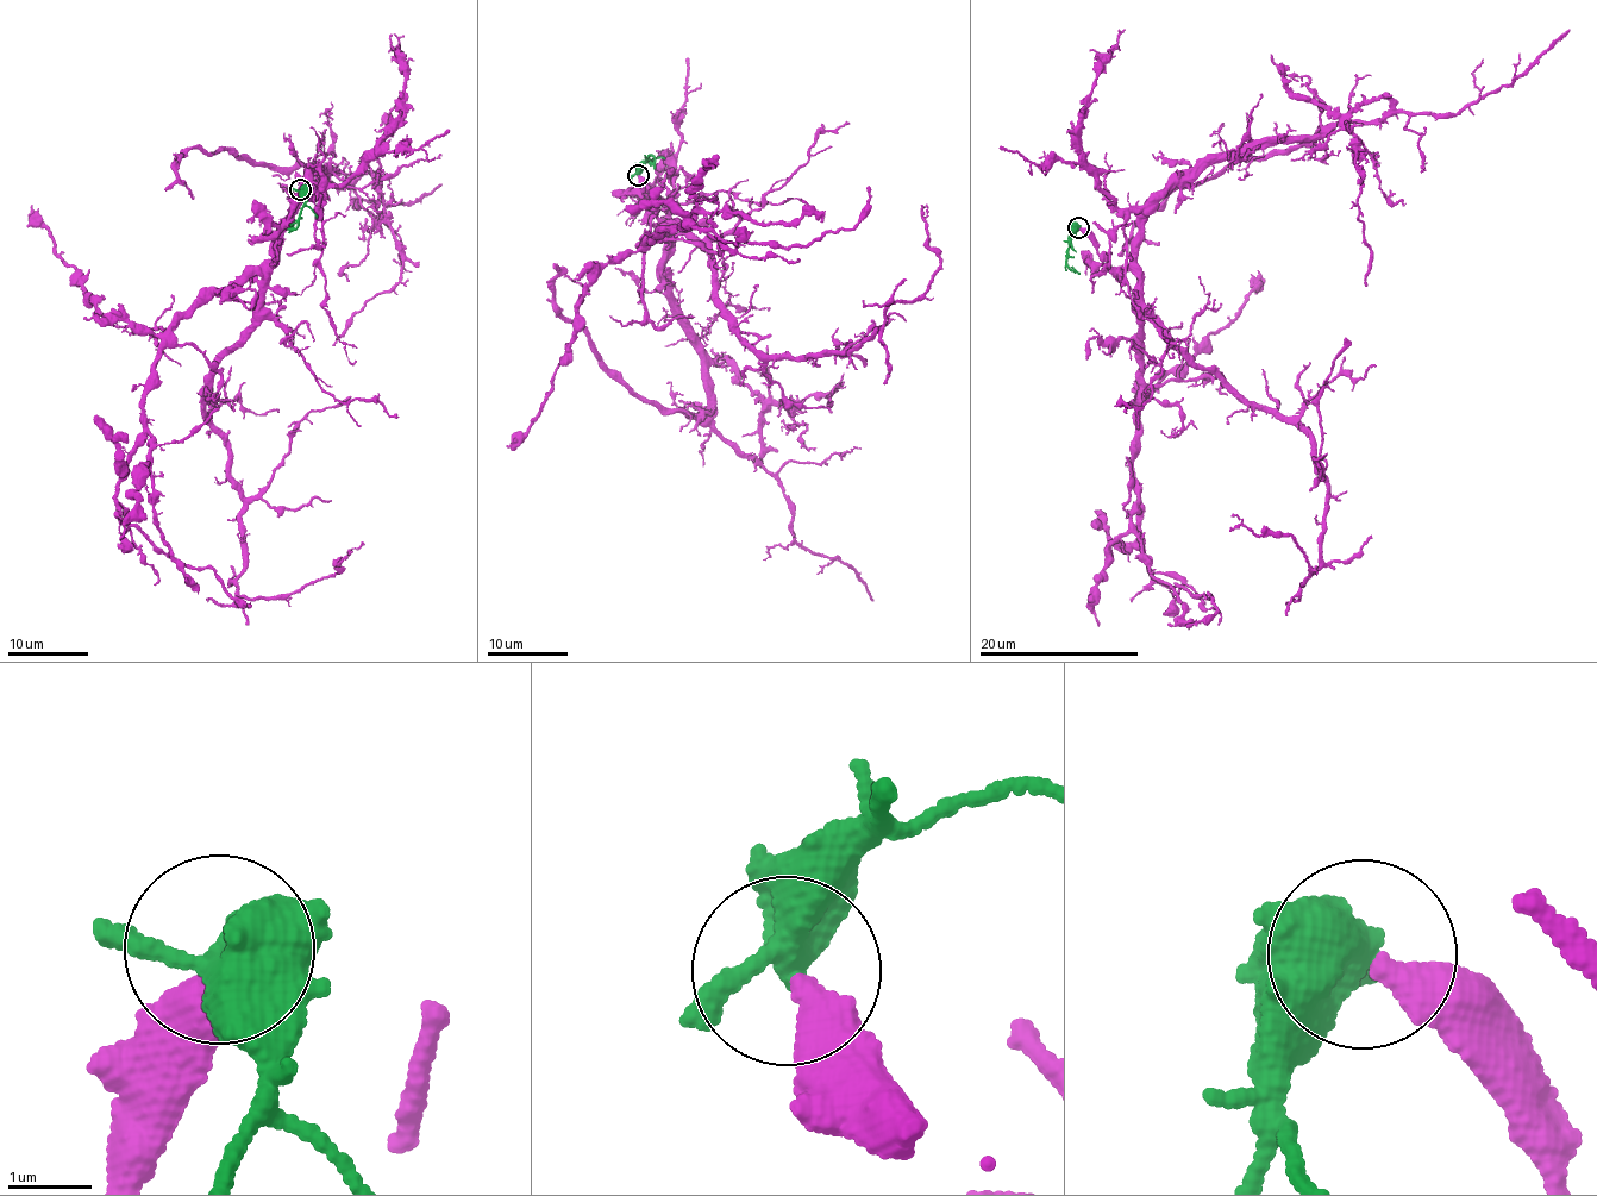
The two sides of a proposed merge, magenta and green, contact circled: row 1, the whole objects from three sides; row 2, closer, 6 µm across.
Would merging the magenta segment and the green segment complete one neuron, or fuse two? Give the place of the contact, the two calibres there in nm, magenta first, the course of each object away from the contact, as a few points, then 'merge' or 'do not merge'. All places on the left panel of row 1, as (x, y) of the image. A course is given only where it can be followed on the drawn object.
place (300, 189); calibres 440 and 440 nm; course magenta (300, 189), (250, 325), (201, 395), (243, 503), (238, 595), (282, 599), (337, 574), (363, 544); course green (300, 189), (304, 200), (300, 219), (288, 231); do not merge

